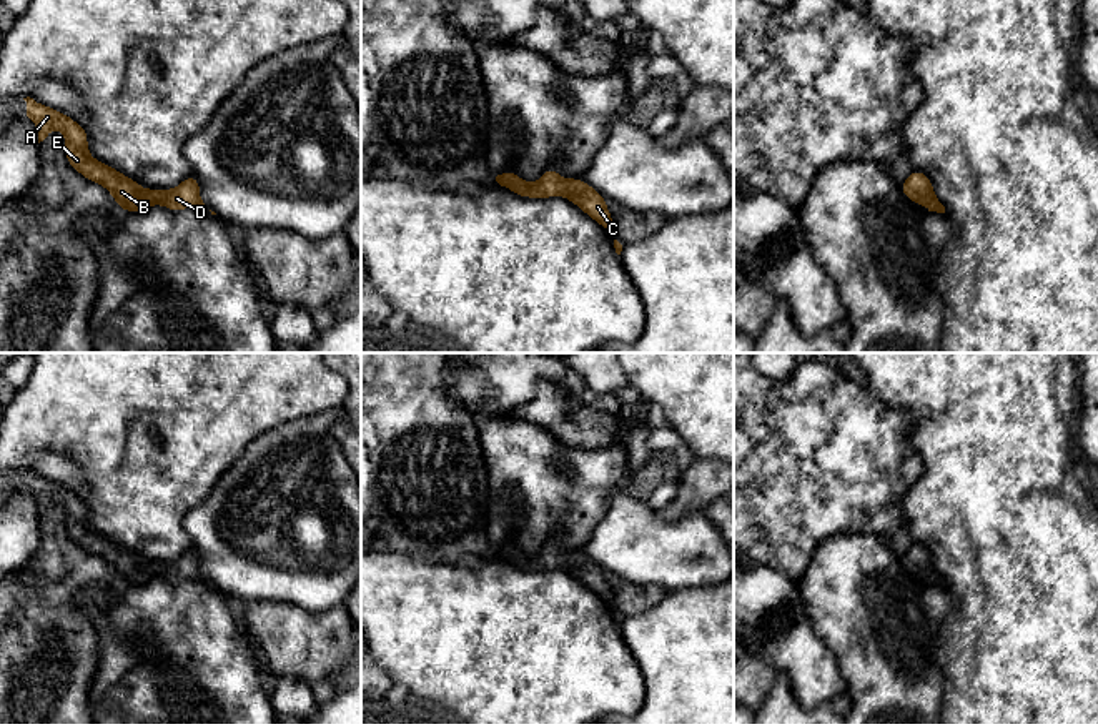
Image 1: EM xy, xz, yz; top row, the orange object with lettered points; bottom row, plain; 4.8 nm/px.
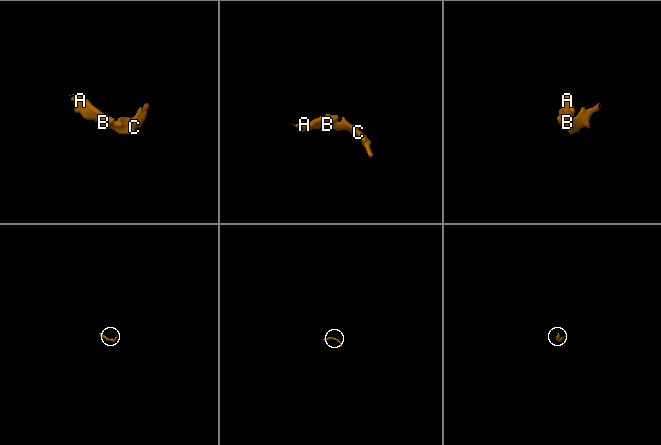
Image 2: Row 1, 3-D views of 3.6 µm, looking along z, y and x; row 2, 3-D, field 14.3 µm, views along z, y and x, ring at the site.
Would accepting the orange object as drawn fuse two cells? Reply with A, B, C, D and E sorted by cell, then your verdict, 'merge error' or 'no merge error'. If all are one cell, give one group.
A B C D E | no merge error

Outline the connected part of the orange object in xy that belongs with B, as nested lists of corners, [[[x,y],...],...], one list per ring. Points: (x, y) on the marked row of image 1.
[[[30,97],[23,100],[27,102],[23,118],[28,118],[37,125],[38,143],[43,141],[53,128],[58,128],[65,136],[65,156],[70,166],[87,180],[105,186],[116,200],[120,210],[143,211],[153,205],[163,205],[171,211],[181,211],[185,208],[205,208],[196,176],[191,175],[185,178],[176,188],[171,190],[143,190],[138,181],[95,160],[90,155],[87,148],[88,135],[85,128],[73,118],[42,105]]]

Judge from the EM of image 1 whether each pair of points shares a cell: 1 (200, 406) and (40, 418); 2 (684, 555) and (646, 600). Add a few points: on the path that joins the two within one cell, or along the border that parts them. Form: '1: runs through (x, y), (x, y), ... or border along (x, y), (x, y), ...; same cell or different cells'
1: runs through (160, 406), (80, 406); same cell
2: border along (619, 576), (631, 583), (659, 585), (669, 593); different cells

